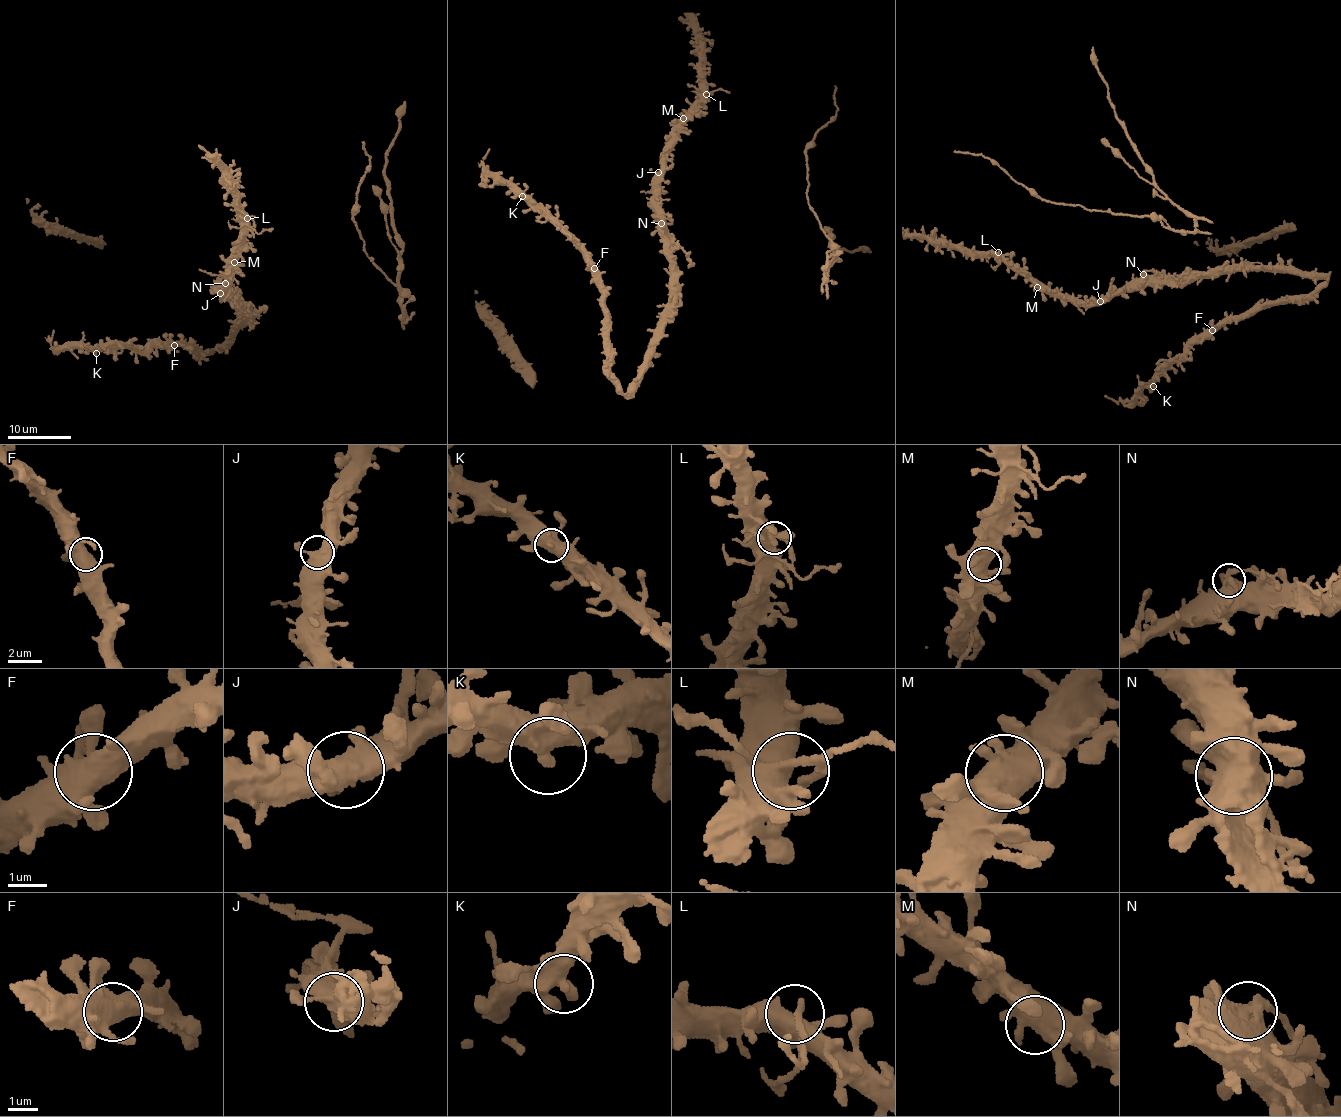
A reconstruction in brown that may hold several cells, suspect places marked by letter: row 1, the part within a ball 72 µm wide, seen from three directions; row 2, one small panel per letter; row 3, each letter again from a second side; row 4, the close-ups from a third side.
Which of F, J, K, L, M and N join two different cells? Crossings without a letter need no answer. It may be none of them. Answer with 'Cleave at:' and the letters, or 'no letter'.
Cleave at: no letter

